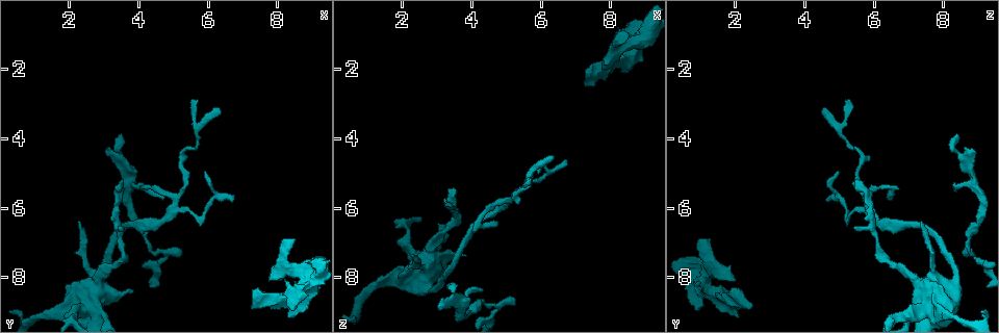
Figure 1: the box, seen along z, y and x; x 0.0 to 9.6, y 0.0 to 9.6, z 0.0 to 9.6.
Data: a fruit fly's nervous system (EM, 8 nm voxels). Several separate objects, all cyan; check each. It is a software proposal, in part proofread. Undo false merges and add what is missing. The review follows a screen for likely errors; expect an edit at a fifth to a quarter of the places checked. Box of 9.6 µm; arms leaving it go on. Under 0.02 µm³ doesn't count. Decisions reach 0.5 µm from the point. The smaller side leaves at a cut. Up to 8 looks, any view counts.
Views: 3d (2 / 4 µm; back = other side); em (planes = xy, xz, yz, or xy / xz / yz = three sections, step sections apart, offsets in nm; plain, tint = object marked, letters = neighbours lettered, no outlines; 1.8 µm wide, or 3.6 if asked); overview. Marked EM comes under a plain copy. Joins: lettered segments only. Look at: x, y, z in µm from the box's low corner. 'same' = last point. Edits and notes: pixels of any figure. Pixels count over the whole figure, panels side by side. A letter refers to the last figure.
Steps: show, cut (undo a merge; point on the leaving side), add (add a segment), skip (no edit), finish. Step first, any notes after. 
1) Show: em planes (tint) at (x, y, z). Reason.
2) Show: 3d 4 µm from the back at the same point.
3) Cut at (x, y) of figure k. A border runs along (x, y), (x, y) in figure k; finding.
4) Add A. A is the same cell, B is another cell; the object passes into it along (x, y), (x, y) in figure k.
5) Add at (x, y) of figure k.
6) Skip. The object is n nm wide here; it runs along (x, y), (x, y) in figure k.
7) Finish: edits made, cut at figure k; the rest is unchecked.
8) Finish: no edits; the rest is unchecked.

Show: em xy step 8 (tint) at (8.40, 8.95, 0.90). An open end.

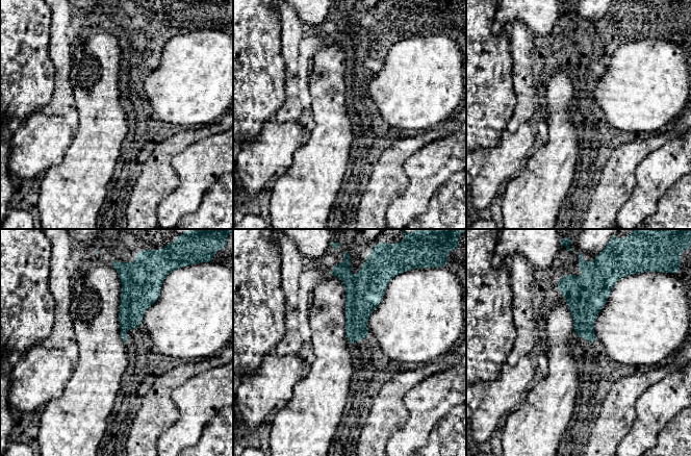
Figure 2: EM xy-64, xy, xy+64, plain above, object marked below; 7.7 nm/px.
Show: em planes (letters) at the same point. Cut it another way.

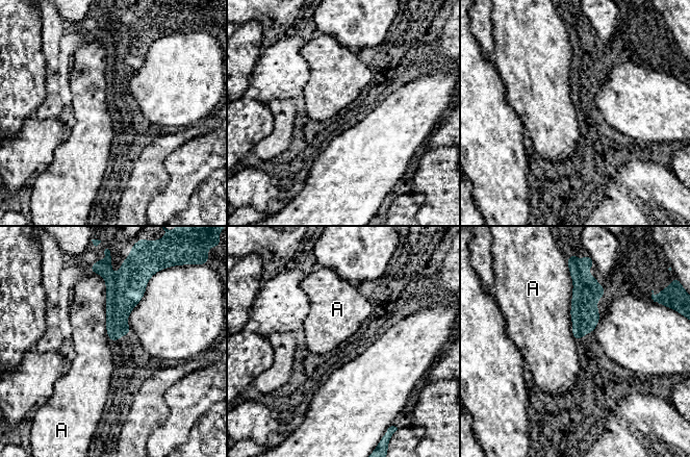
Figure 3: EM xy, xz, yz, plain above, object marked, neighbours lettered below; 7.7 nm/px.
Skip. A is another cell; a border runs along (568, 271), (576, 341) in figure 3; no lettered segment goes on from it.

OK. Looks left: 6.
Show: 3d 4 µm at (8.55, 6.85, 1.00). An open end.

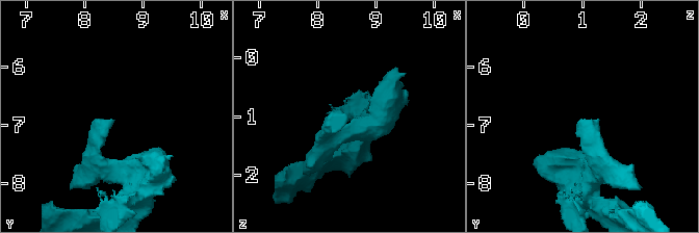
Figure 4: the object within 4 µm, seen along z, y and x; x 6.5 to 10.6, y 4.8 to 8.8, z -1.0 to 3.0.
Show: em 3.6 µm planes (letters) at (8.50, 6.85, 1.05).

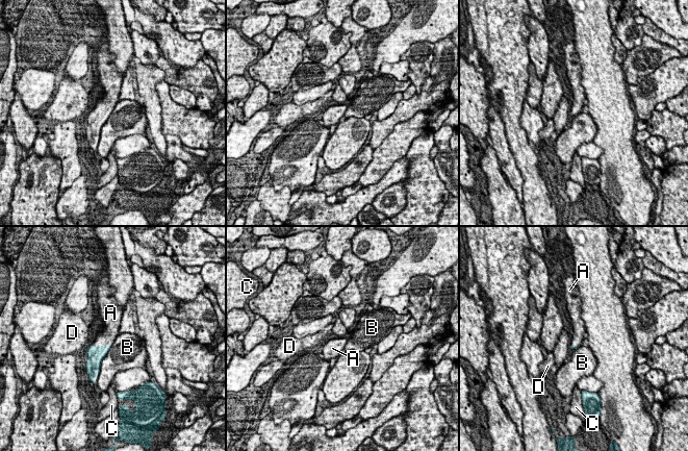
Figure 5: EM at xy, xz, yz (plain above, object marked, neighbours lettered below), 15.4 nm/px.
Add A. A is the same cell, B, C and D are other cells; the object passes into it along (96, 354), (101, 346), (106, 336) in figure 5; the neuron continues.

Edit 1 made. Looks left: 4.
Show: overview.

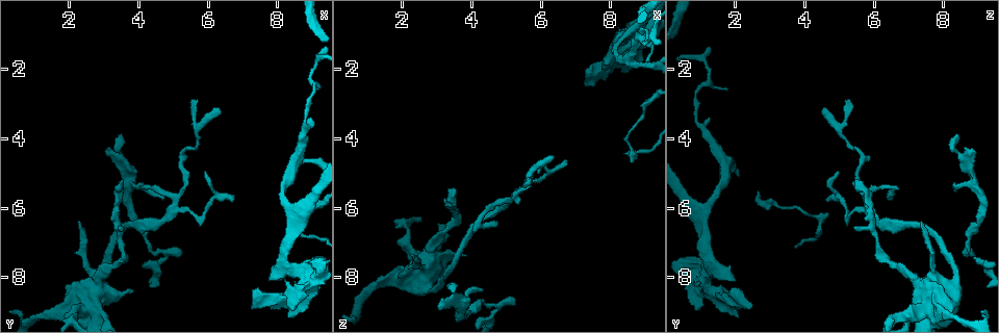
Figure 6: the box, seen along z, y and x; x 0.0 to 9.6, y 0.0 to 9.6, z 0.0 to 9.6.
Show: 3d 2 µm at (6.30, 3.30, 4.55). Free end.

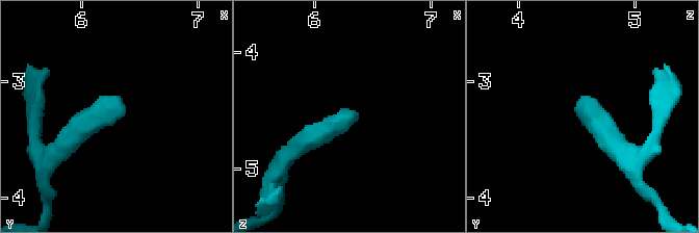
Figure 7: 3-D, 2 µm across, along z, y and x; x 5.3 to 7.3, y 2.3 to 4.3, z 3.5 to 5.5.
Show: em xy step 8 (letters) at (6.38, 3.30, 4.54). Now the EM.

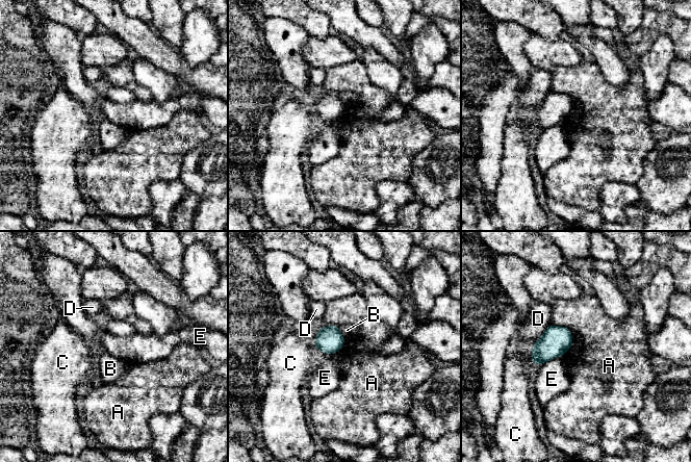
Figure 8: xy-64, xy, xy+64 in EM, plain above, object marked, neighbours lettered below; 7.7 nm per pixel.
Show: em planes (letters) at the same point.

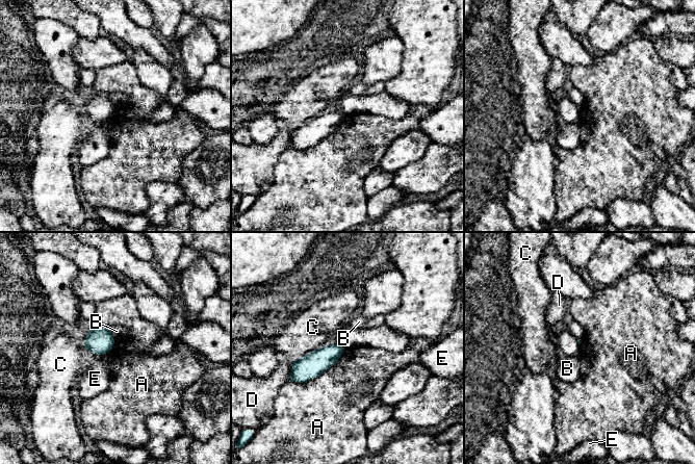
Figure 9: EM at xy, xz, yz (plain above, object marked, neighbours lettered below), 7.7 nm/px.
Skip. The longest contact is with A, 500 nm; A, B, C, D and E are other cells; no lettered segment goes on from it.

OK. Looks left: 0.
Finish: edits made, add at figure 5; the rest is unchecked.

